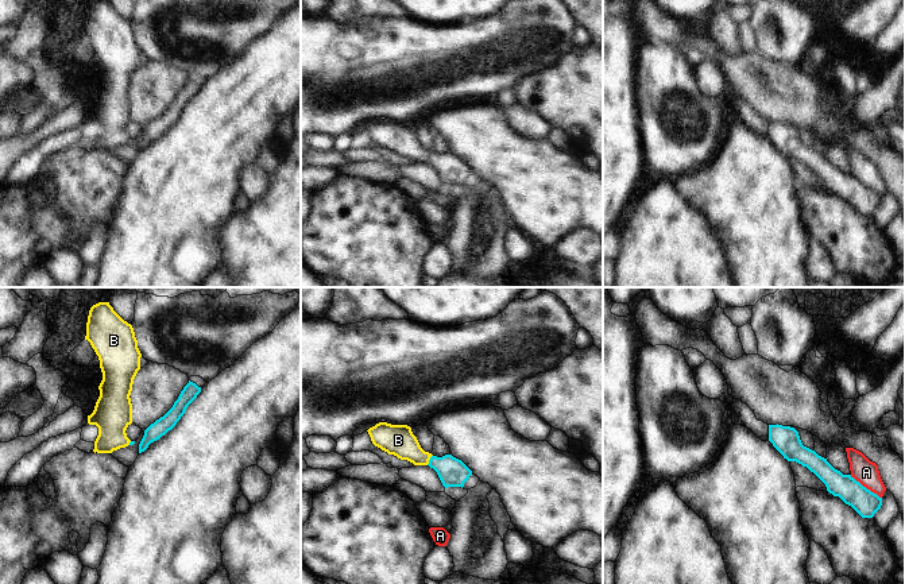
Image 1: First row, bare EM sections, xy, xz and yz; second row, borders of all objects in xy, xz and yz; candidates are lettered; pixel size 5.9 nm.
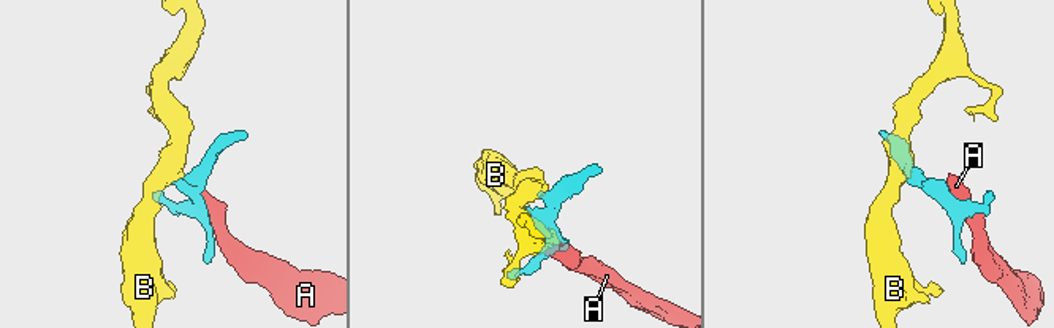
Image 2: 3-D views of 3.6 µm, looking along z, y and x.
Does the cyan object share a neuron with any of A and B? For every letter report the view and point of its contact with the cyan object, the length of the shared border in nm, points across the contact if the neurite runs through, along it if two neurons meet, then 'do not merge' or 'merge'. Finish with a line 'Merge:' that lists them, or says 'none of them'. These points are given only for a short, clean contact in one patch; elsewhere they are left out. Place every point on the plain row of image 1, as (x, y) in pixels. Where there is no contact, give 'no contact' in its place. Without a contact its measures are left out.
A: meets cyan in yz at (865, 185); contact 240 nm long; border along yz (850, 173), (881, 196); do not merge
B: meets cyan in xz at (429, 158); contact 70 nm long; runs through xz (452, 170), (447, 165), (429, 158), (417, 154), (398, 138); merge
Merge: B

